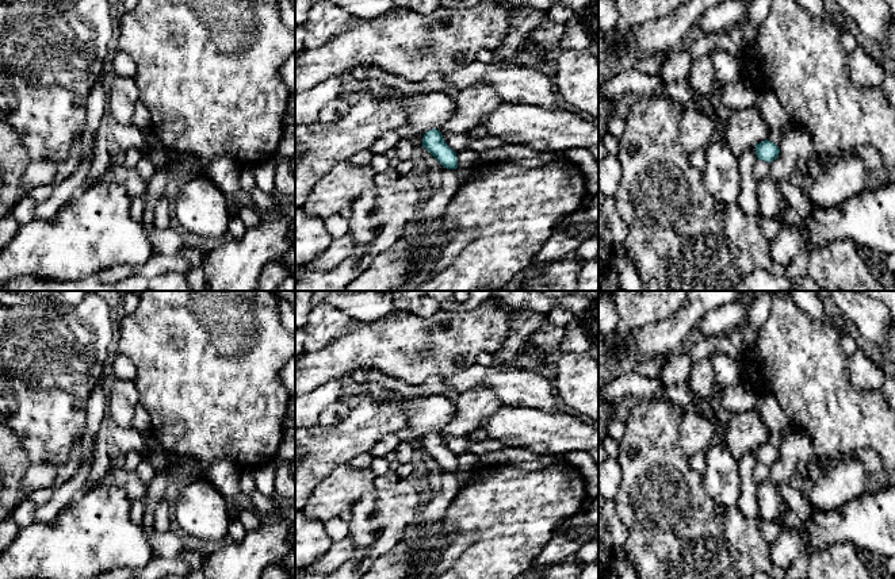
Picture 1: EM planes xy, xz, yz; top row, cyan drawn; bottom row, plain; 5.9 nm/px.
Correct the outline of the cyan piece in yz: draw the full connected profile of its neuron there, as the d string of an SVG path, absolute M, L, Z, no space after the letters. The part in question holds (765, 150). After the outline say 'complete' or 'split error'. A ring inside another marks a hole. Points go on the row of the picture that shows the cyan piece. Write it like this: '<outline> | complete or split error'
M768 139L756 145L757 158L769 164L779 157L779 153L779 146Z | complete

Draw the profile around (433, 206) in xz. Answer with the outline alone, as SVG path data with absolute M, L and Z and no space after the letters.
M443 169L441 188L433 195L425 195L421 204L422 222L432 222L439 218L447 208L450 200L455 196L460 187L455 169Z

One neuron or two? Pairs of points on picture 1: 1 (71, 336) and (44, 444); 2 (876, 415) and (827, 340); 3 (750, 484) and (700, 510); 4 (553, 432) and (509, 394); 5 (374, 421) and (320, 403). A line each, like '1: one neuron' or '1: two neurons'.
1: one neuron
2: one neuron
3: two neurons
4: two neurons
5: two neurons

